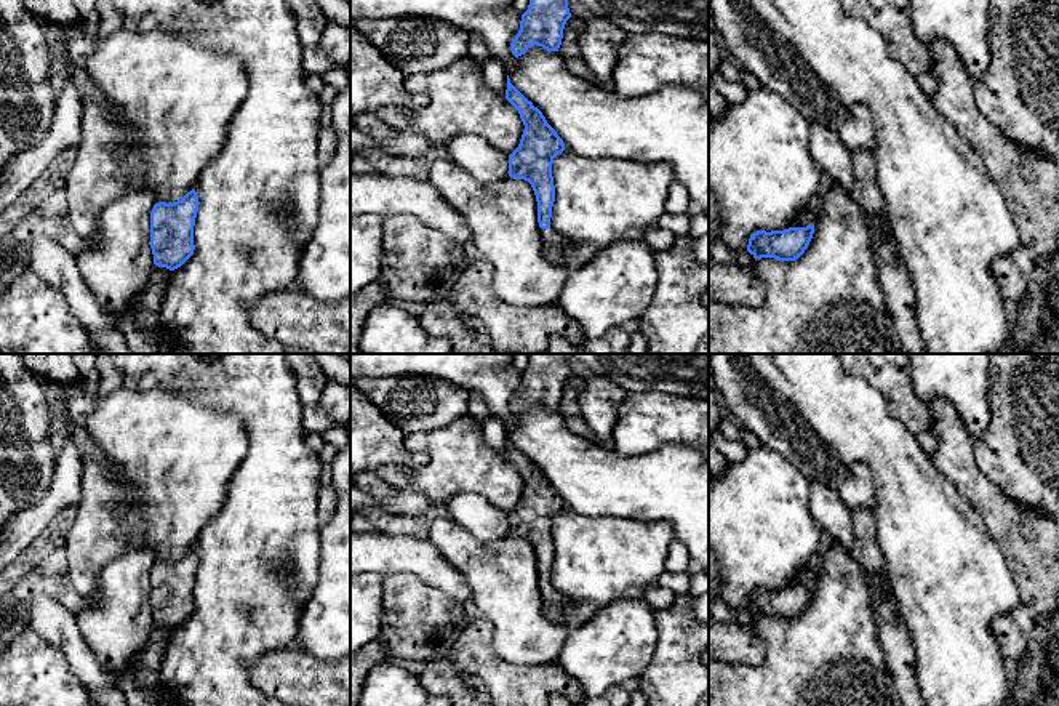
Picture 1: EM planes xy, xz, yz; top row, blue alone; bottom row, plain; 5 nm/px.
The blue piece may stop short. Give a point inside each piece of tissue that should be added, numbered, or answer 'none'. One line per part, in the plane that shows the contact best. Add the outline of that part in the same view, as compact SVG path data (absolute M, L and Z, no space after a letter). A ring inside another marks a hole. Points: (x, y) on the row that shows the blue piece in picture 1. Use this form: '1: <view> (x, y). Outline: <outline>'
1: xz (554, 242). Outline: M552 227L542 229L542 239L545 247L545 256L549 261L565 266L565 248L573 243Z

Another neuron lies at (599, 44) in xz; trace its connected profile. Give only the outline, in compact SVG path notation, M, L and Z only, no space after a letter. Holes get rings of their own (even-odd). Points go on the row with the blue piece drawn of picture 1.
M598 16L587 19L585 29L579 35L581 56L592 70L593 82L605 90L611 86L617 50L625 38L627 32L608 18Z

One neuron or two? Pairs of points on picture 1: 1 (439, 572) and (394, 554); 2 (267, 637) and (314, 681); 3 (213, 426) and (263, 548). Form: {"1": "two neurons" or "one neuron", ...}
{"1": "one neuron", "2": "two neurons", "3": "two neurons"}

